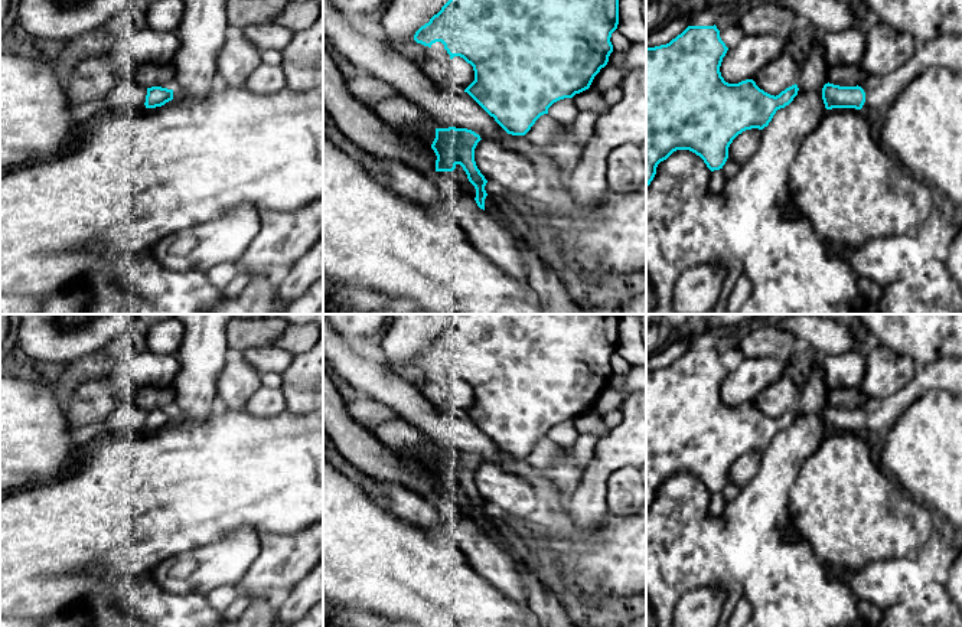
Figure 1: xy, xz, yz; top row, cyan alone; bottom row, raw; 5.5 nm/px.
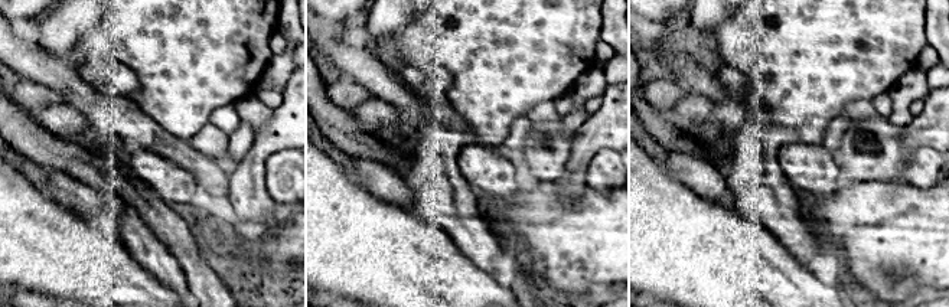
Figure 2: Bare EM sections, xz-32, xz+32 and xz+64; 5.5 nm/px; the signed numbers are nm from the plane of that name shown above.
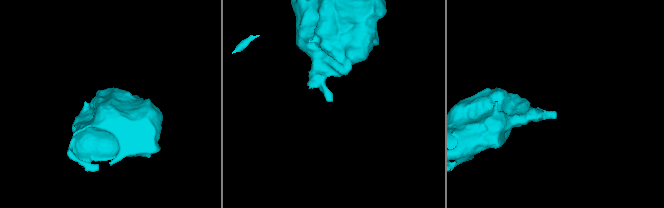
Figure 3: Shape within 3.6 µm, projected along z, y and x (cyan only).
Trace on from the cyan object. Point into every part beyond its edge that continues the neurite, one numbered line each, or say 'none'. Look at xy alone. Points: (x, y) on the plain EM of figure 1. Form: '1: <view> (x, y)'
1: xy (127, 418)

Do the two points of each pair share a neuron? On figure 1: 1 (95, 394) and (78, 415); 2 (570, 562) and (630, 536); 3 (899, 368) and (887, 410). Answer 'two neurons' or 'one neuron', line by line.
1: one neuron
2: one neuron
3: two neurons

